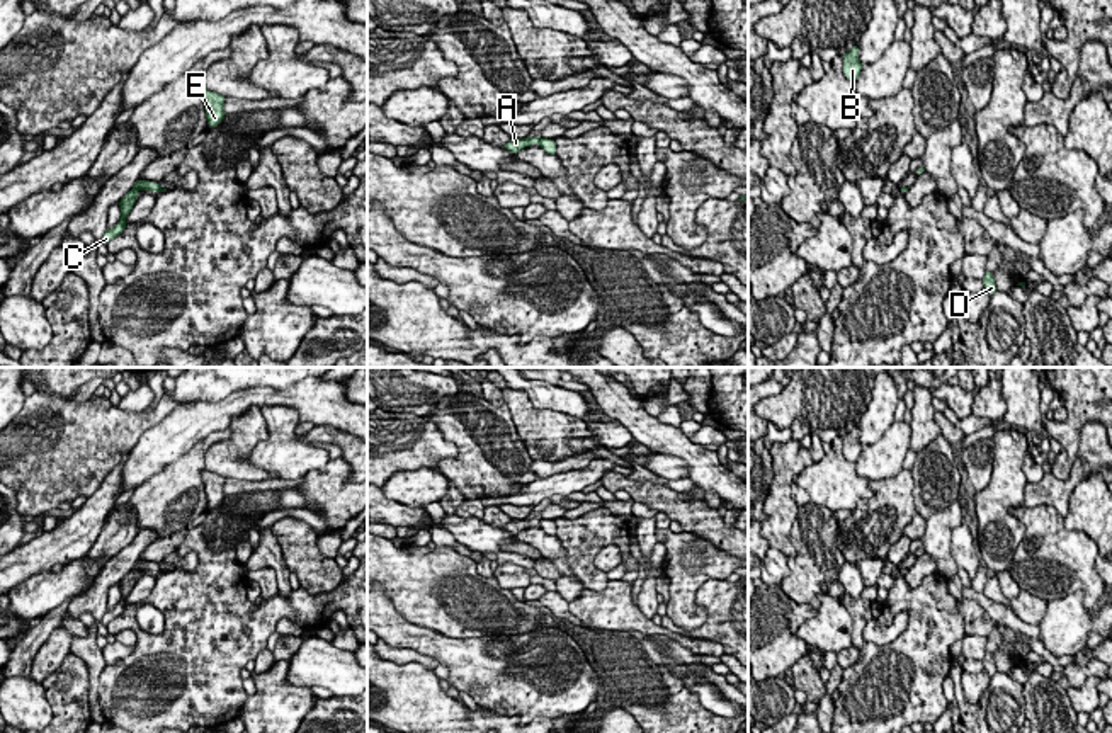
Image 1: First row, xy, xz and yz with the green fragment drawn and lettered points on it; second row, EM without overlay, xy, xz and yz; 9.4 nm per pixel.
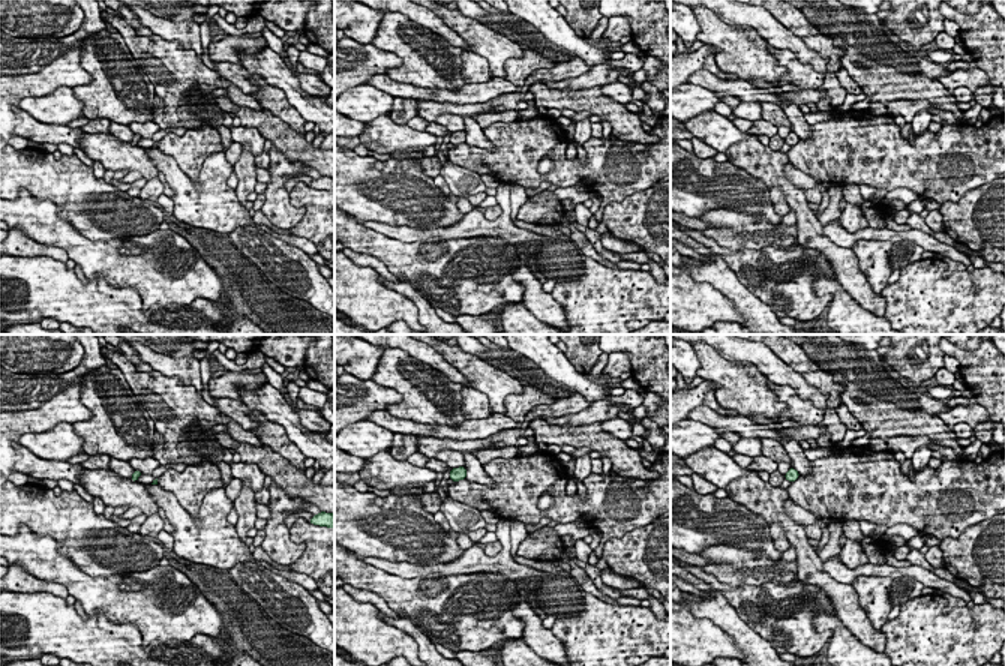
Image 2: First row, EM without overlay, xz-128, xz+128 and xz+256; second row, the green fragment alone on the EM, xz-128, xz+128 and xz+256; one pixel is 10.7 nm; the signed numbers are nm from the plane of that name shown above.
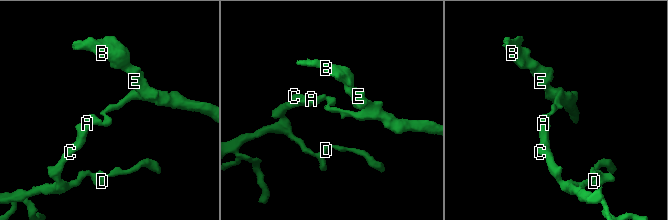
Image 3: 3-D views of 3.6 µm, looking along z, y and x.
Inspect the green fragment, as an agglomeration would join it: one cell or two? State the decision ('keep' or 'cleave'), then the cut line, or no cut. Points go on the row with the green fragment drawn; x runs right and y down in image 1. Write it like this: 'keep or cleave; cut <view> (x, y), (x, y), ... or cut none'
cleave; cut xz (541, 138), (538, 143)

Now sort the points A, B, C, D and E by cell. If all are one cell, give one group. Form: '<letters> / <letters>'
A C D / B E

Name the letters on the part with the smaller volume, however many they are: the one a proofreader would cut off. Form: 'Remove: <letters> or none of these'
Remove: A, C, D

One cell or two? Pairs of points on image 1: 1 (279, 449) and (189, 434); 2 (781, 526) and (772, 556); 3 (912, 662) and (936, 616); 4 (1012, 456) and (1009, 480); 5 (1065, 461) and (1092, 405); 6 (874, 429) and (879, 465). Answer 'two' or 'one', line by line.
1: two
2: two
3: one
4: one
5: one
6: two

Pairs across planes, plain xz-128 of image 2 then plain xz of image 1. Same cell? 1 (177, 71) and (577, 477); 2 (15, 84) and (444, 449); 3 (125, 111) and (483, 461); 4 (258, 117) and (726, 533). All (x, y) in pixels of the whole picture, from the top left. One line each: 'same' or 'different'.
1: different
2: same
3: same
4: same

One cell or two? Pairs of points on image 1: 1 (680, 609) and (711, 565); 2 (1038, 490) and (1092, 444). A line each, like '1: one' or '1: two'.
1: one
2: one

